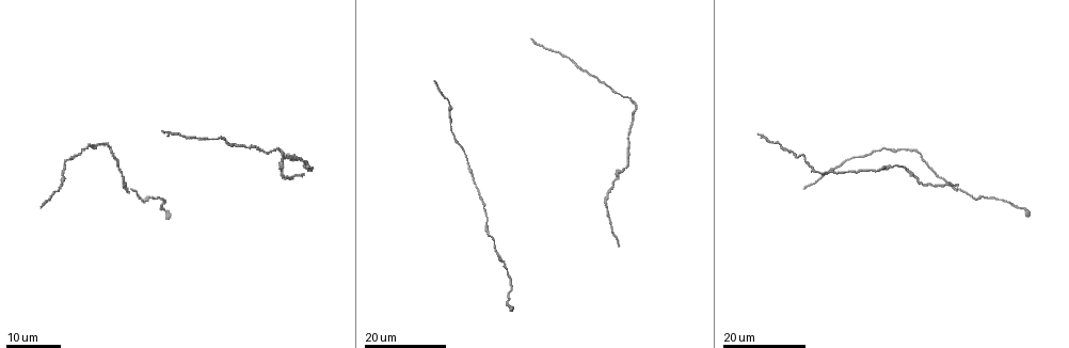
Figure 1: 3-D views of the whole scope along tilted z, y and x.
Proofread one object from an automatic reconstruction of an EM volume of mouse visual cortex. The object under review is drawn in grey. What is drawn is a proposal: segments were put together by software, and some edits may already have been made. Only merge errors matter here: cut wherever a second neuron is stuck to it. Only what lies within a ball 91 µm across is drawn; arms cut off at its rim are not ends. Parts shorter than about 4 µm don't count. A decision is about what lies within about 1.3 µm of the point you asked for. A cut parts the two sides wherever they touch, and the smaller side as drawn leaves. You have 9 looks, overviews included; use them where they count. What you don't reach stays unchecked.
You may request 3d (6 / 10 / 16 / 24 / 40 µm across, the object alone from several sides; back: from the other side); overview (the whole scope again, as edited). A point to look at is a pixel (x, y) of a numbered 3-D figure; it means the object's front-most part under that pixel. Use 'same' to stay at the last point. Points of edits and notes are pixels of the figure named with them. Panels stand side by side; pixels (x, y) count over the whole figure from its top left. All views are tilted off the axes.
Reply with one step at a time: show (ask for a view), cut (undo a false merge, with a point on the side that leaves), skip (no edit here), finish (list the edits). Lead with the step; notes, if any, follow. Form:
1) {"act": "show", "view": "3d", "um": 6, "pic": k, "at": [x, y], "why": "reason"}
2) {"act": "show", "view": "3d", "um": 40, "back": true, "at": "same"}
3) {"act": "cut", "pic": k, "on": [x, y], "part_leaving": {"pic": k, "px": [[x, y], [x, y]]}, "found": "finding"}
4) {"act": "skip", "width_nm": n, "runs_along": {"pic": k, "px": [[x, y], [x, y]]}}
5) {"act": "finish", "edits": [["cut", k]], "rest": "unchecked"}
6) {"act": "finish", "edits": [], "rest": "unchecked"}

{"act": "show", "view": "3d", "um": 16, "pic": 1, "at": [891, 168]}

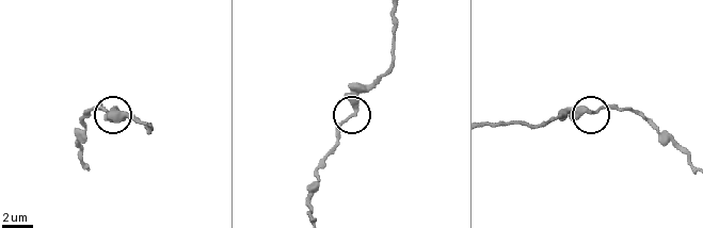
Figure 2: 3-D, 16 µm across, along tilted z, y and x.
{"act": "show", "view": "3d", "um": 6, "pic": 2, "at": [356, 113]}

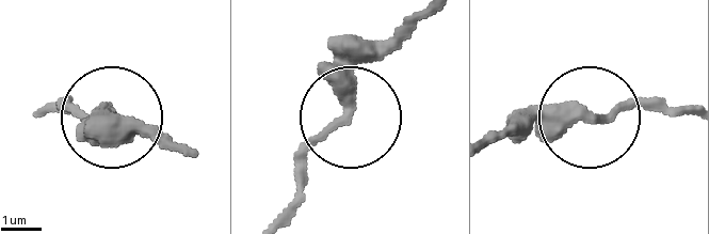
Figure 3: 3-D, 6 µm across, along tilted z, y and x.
{"act": "skip", "runs_along": {"pic": 3, "px": [[413, 19], [363, 65], [350, 112], [312, 146], [286, 203]]}, "found": "one neuron here"}

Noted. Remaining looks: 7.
{"act": "show", "view": "3d", "um": 24, "pic": 1, "at": [905, 171], "why": "calibre changes"}

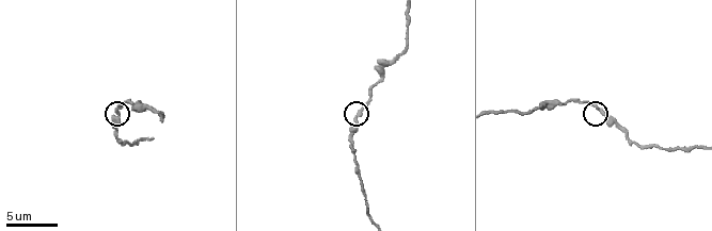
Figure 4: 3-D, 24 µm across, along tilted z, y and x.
{"act": "show", "view": "3d", "um": 10, "pic": 4, "at": [116, 111]}

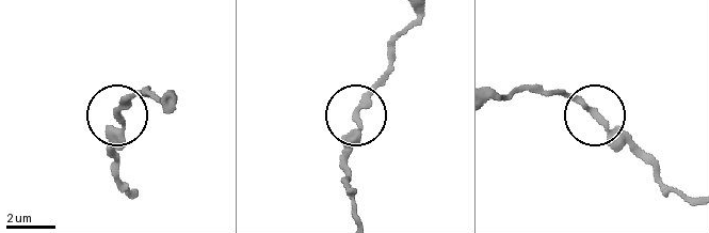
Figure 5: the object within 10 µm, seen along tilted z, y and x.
{"act": "skip", "runs_along": {"pic": 5, "px": [[420, 13], [395, 44], [390, 74], [356, 112], [344, 174]]}, "found": "all the same neuron"}

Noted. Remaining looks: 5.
{"act": "show", "view": "3d", "um": 24, "pic": 1, "at": [906, 151], "why": "sudden change in width"}

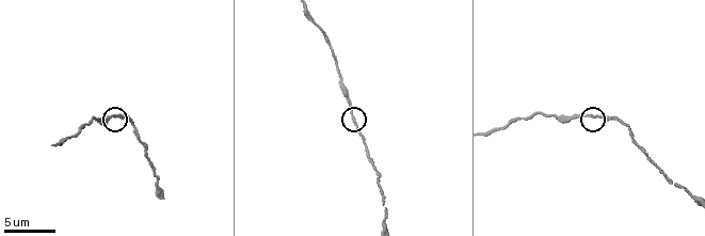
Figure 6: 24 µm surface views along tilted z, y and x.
{"act": "show", "view": "3d", "um": 10, "pic": 6, "at": [355, 123]}

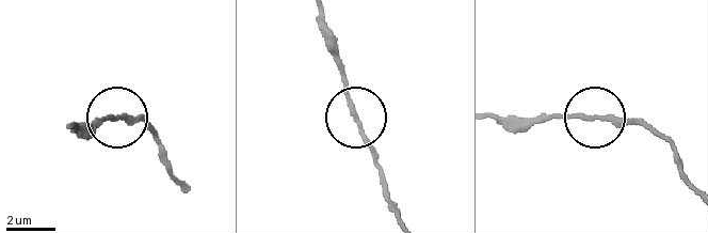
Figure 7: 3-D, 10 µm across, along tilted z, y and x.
{"act": "skip", "runs_along": {"pic": 7, "px": [[496, 119], [591, 115], [647, 123]]}, "found": "all the same neuron"}

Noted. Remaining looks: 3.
{"act": "show", "view": "3d", "um": 24, "pic": 1, "at": [1025, 208], "why": "calibre changes"}

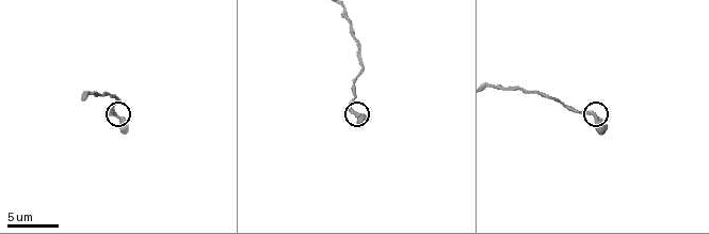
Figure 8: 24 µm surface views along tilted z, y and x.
{"act": "show", "view": "3d", "um": 6, "pic": 8, "at": [592, 114]}

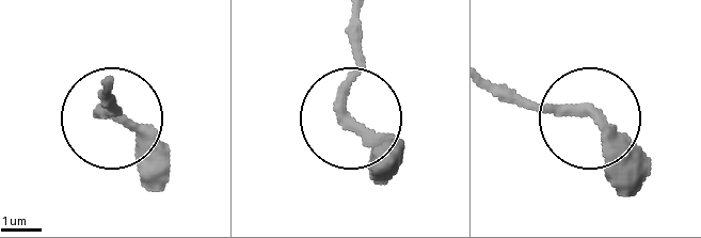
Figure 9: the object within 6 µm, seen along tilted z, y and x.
{"act": "skip", "width_nm": 270, "runs_along": {"pic": 9, "px": [[496, 84], [588, 118], [633, 189]]}, "found": "one neuron here"}

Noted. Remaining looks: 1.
{"act": "finish", "edits": [], "rest": "unchecked"}

